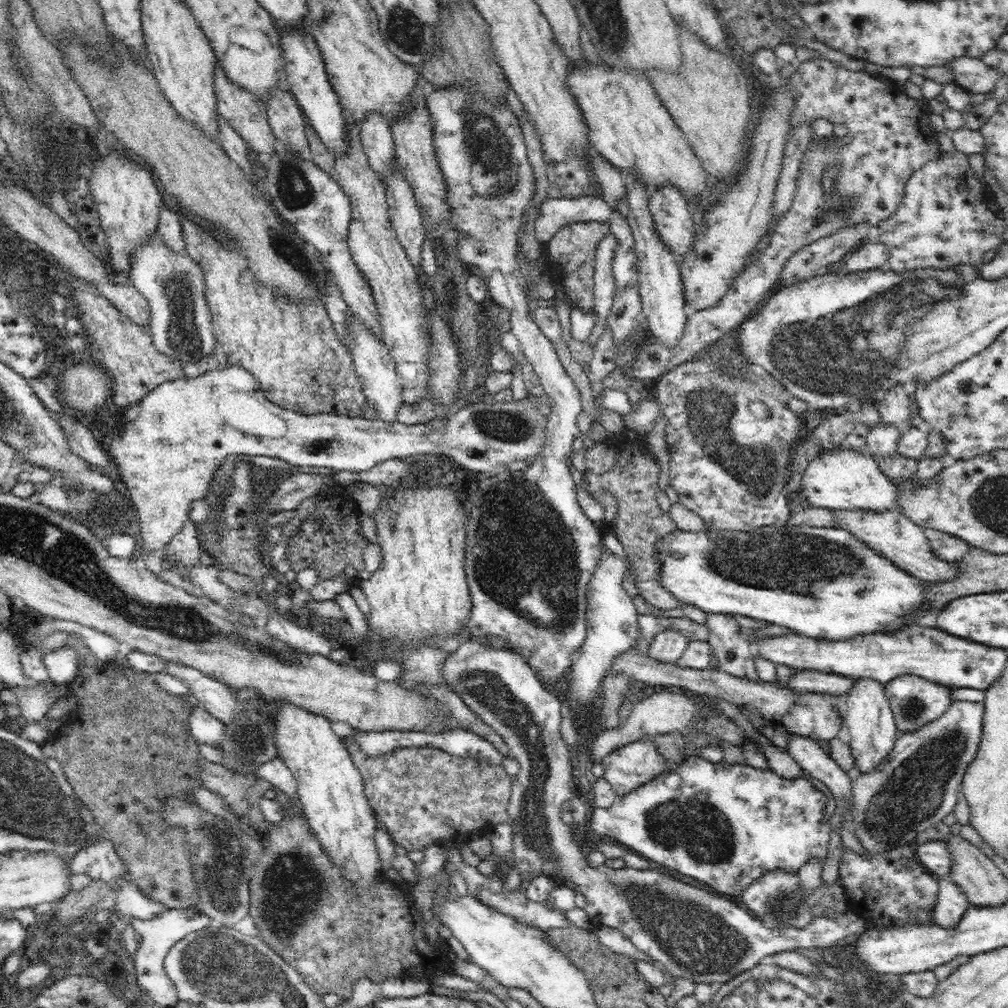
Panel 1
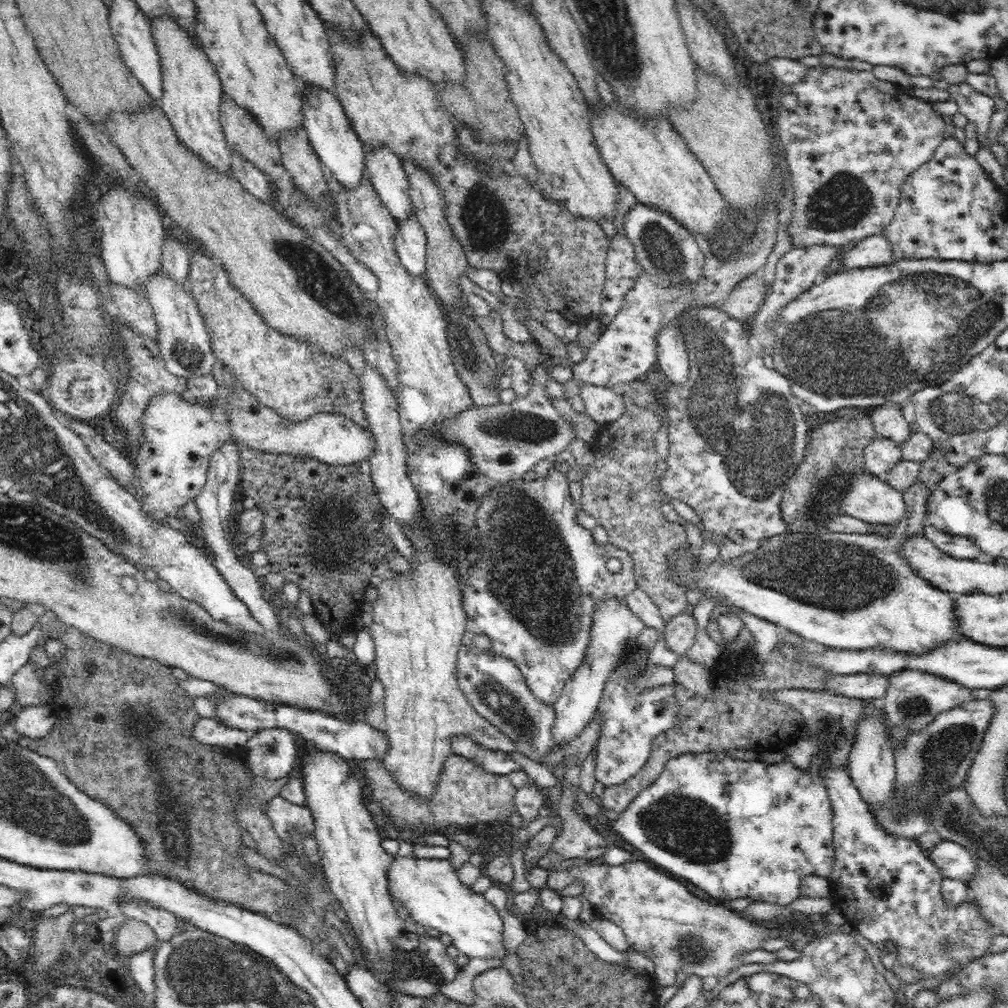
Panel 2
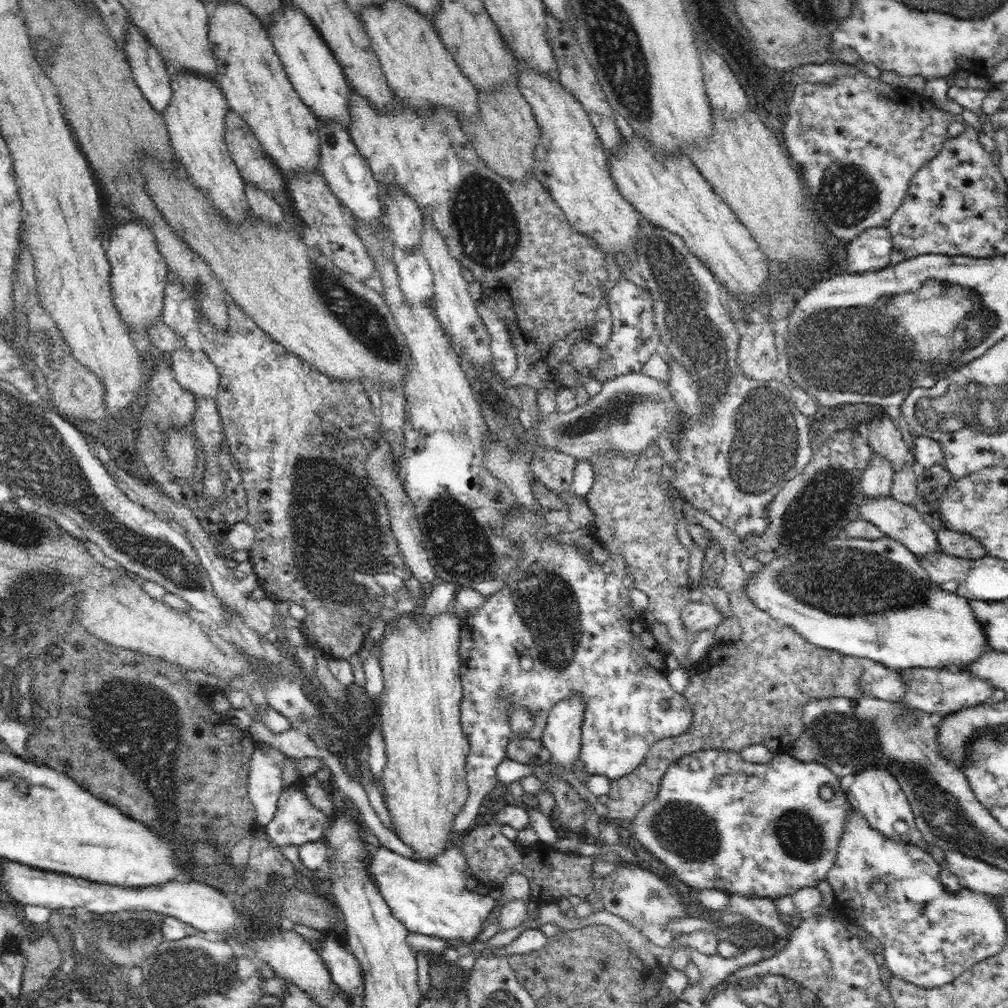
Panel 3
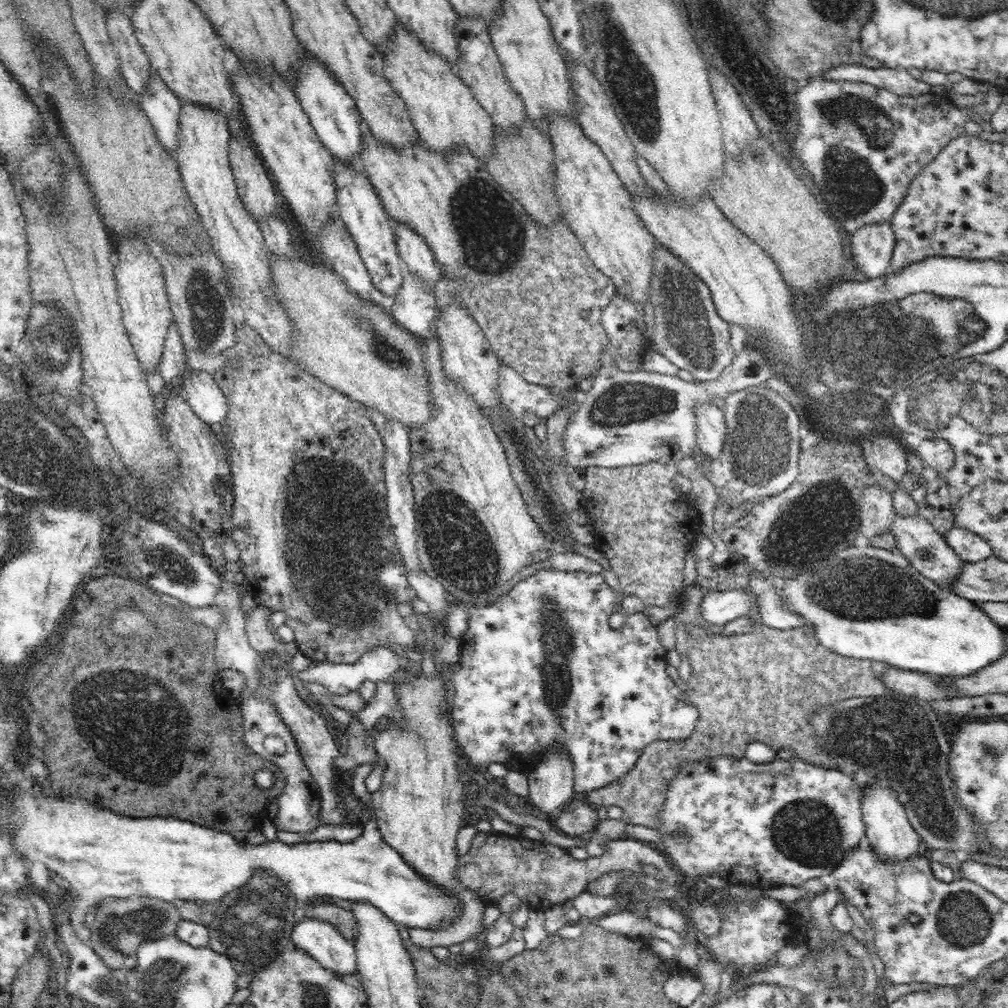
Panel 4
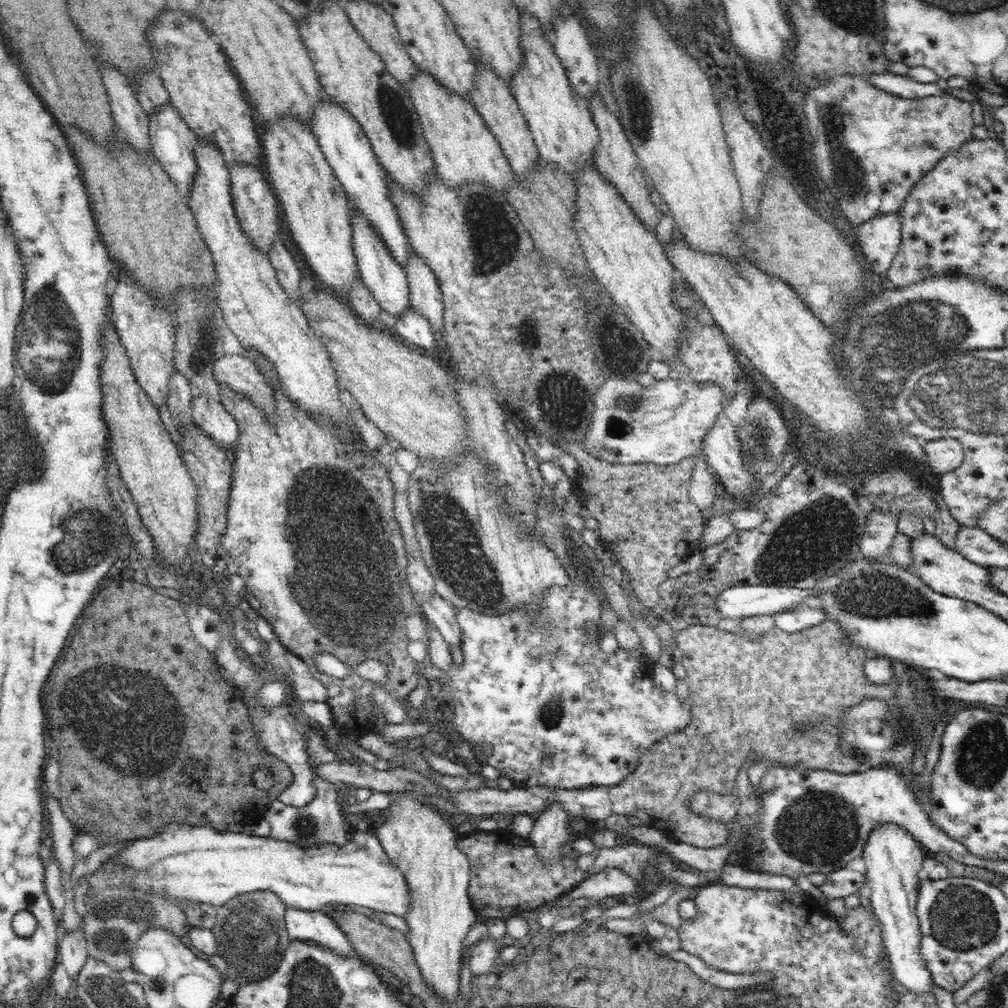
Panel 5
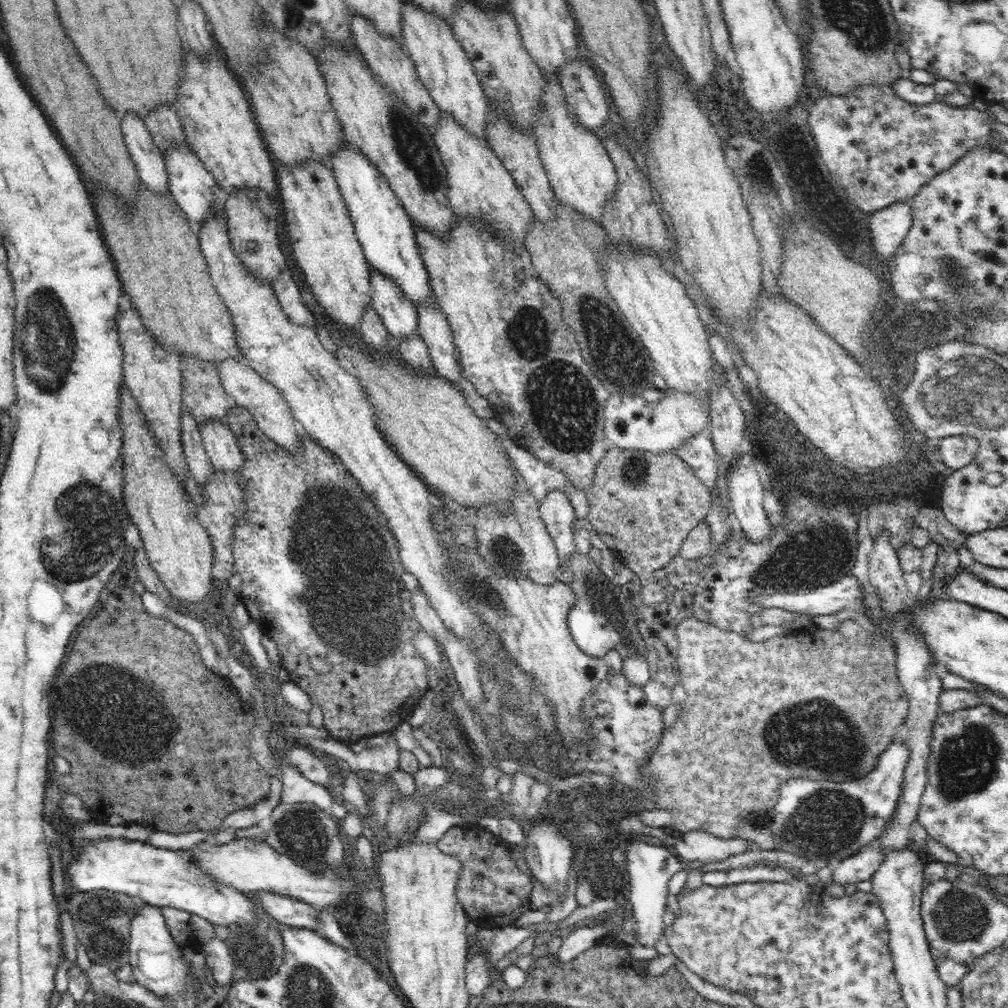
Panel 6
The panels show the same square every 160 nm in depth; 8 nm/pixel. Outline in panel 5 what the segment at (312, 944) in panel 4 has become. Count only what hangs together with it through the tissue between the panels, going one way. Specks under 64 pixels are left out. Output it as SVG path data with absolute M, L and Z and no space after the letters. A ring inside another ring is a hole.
M288 909L287 931L292 941L302 941L332 953L336 960L356 958L354 943L344 931L332 921L328 914L317 911Z

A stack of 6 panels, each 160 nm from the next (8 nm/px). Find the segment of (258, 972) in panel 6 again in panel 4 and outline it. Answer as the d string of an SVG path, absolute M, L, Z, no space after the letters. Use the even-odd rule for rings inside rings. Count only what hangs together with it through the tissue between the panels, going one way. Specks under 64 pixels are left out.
M254 866L248 880L226 894L218 903L218 910L207 926L208 945L222 954L230 954L240 973L264 969L291 947L296 893L289 882L279 878L271 868Z

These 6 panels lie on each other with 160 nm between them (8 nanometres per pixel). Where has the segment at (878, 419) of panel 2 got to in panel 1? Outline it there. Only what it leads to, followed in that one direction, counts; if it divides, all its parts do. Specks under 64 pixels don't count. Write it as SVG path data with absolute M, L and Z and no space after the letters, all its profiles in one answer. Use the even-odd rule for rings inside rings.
M896 382L884 388L882 400L876 400L881 418L888 424L898 425L901 421L909 421L910 399L904 382Z

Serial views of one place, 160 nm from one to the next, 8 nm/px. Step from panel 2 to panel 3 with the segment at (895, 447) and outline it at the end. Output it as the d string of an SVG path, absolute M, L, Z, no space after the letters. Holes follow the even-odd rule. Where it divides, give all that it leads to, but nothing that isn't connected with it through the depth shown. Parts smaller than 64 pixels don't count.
M873 450L861 474L861 488L865 494L891 494L895 466L882 452Z

